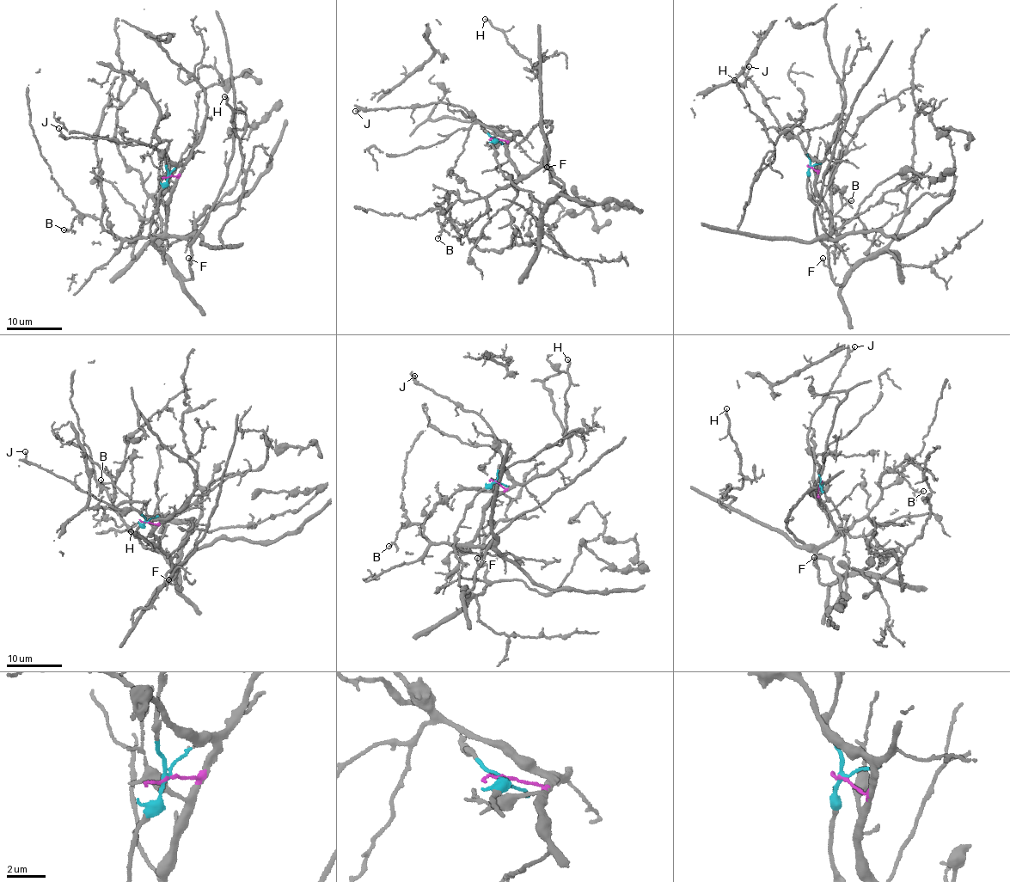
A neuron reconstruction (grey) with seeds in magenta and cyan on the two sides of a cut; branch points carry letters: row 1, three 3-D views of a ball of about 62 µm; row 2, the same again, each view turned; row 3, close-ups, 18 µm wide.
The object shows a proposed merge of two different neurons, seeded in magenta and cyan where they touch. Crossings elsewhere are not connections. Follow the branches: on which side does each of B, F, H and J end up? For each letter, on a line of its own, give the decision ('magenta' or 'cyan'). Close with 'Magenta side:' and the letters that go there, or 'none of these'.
B: magenta
F: cyan
H: magenta
J: magenta
Magenta side: B, H, J

